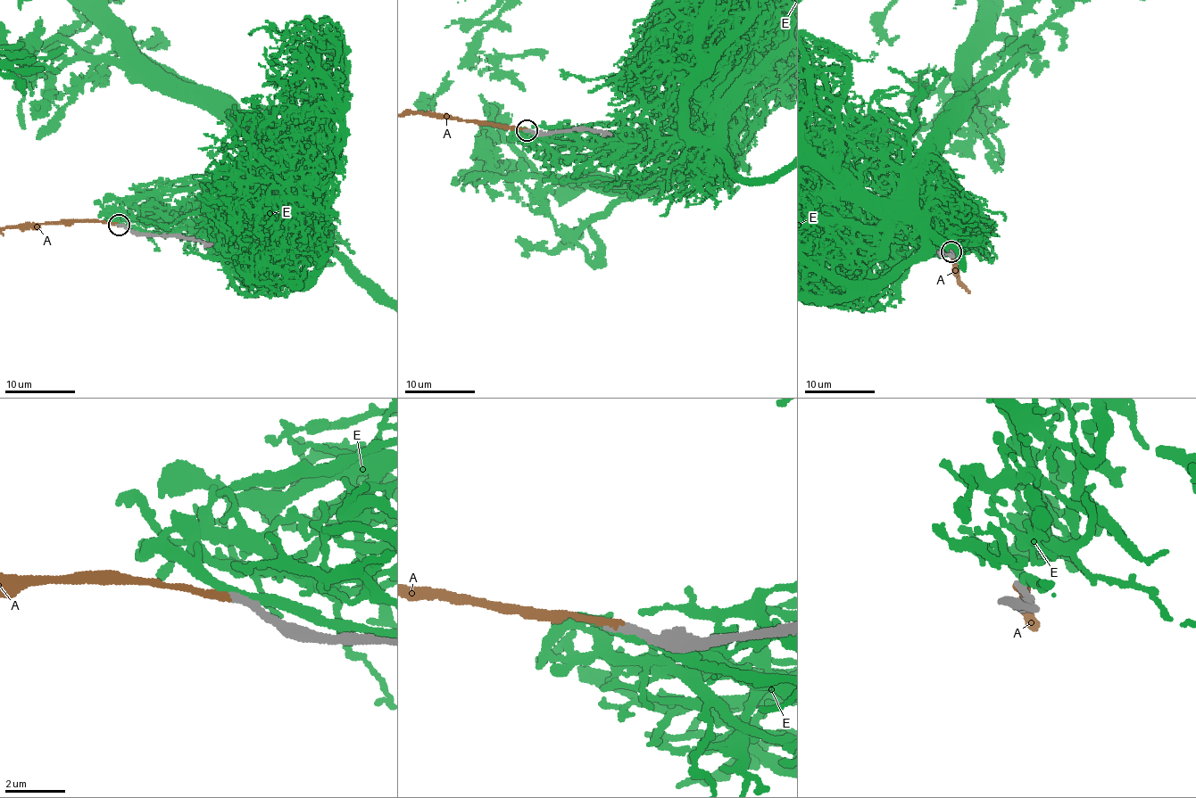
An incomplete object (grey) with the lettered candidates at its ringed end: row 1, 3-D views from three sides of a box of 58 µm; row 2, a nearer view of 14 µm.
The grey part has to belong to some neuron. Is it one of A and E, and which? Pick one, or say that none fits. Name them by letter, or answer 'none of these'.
A

